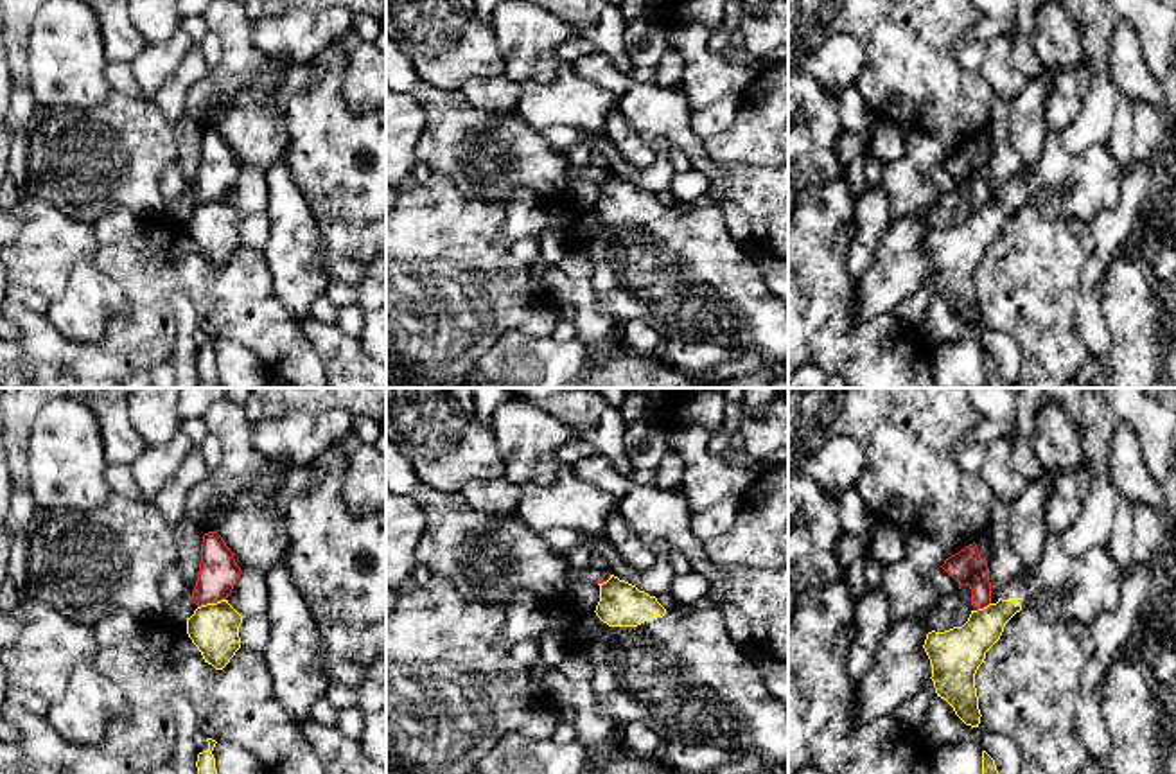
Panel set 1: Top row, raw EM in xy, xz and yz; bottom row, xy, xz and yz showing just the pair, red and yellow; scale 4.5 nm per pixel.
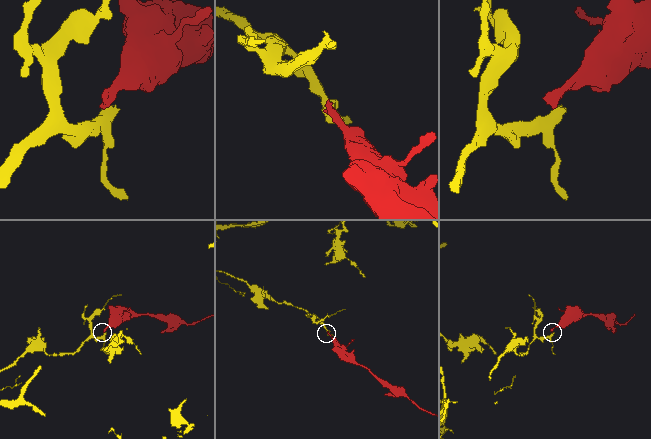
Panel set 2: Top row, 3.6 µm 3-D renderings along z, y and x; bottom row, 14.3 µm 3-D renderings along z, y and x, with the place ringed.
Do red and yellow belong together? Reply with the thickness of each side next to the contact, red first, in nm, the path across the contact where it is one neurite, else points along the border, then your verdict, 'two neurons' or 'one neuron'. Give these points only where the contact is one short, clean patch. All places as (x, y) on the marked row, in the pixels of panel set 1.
180/220 nm | along xy (225, 598), (198, 607) | two neurons

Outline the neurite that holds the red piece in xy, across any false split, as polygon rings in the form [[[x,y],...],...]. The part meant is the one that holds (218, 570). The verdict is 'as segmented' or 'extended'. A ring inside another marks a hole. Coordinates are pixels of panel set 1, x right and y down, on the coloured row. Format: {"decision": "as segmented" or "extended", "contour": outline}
{"decision": "as segmented", "contour": [[[217,532],[203,535],[199,576],[192,591],[197,607],[226,600],[241,576],[233,553]]]}

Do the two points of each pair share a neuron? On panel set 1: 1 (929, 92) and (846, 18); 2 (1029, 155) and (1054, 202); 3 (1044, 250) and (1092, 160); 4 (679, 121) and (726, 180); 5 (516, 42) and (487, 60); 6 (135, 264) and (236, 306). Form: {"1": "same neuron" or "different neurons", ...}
{"1": "same neuron", "2": "different neurons", "3": "different neurons", "4": "same neuron", "5": "different neurons", "6": "same neuron"}

